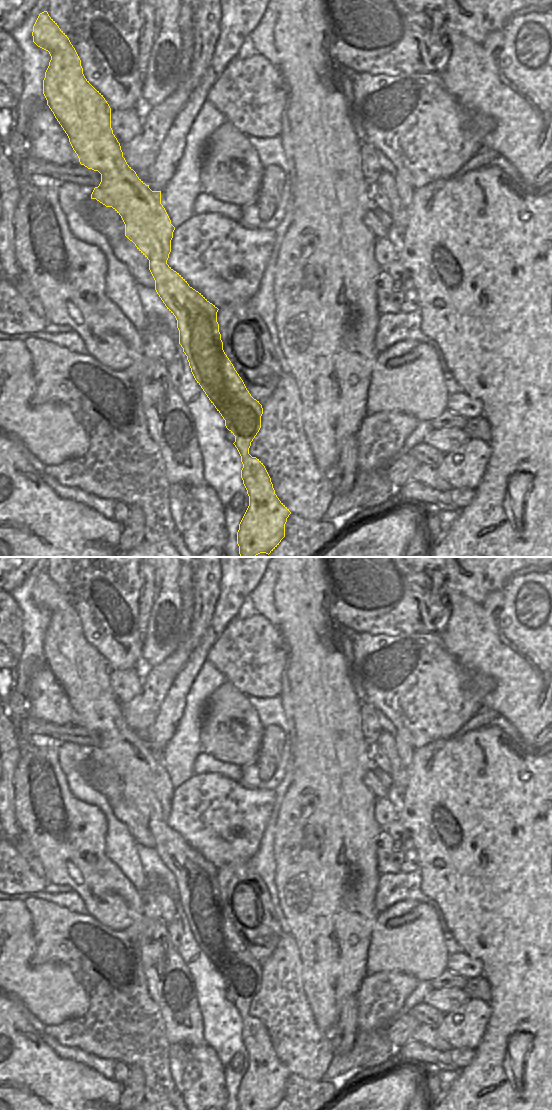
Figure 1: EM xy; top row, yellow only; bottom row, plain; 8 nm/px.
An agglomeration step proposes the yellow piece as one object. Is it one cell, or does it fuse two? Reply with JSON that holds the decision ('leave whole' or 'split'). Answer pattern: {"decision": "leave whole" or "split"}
{"decision": "split"}

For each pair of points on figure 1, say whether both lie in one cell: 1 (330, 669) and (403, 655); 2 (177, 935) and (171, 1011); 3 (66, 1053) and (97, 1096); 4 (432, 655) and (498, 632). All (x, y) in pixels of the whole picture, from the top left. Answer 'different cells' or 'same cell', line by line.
1: different cells
2: different cells
3: different cells
4: different cells

